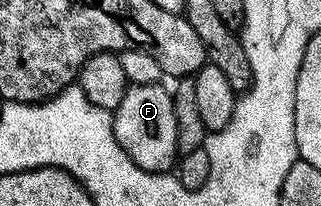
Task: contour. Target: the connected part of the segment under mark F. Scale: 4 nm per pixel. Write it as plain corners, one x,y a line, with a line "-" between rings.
161,83
156,85
130,85
127,95
123,95
123,103
119,103
119,107
112,110
113,130
119,147
123,147
123,151
127,151
127,155
140,169
152,173
169,173
179,160
173,95
168,88
164,89
163,86
164,84

